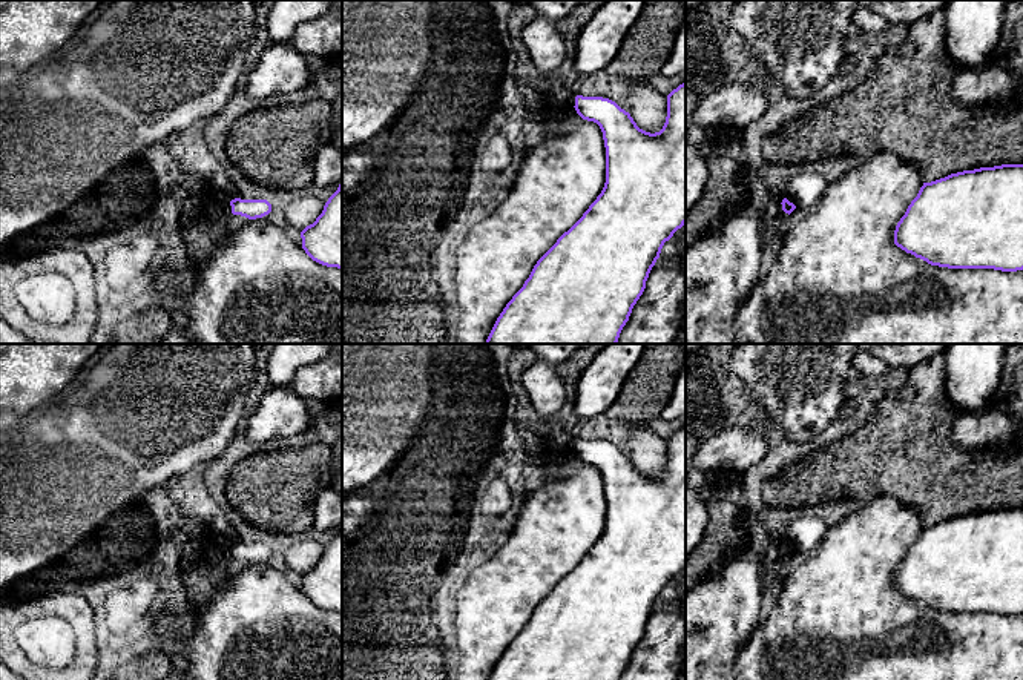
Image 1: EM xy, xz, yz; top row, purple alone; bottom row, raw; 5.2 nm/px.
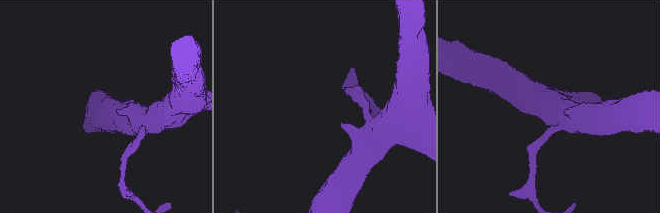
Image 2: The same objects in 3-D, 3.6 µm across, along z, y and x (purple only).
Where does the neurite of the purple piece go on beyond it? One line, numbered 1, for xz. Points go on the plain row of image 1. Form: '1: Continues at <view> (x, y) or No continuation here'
1: No continuation here

